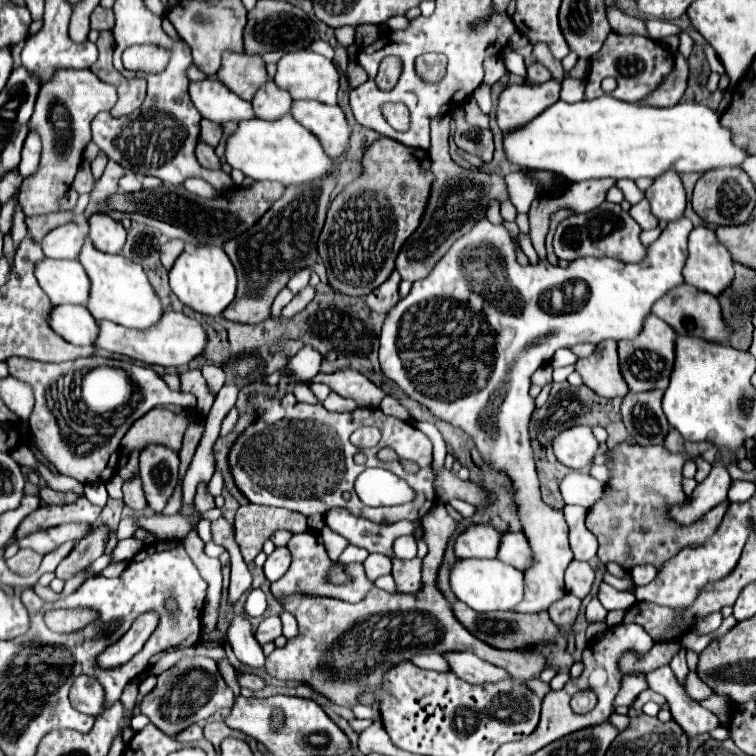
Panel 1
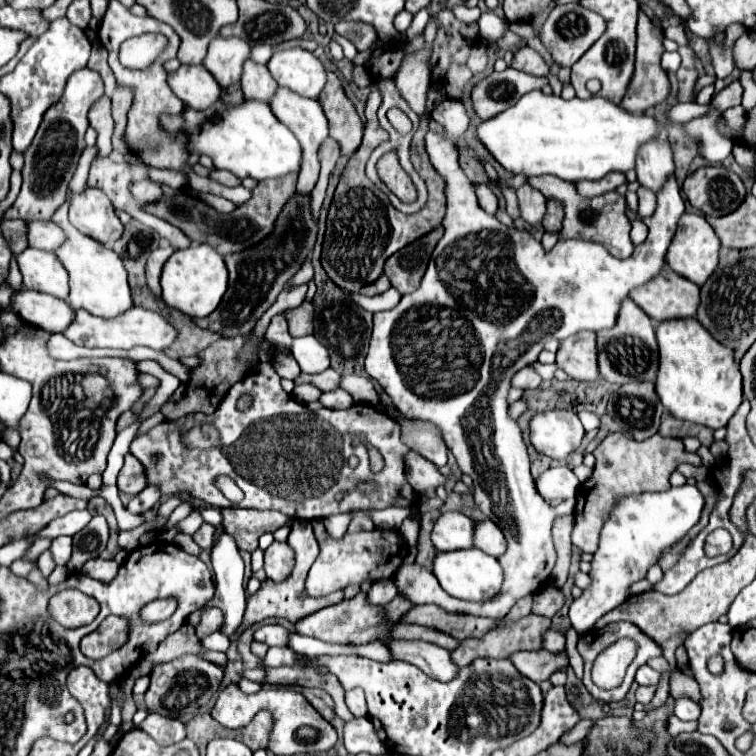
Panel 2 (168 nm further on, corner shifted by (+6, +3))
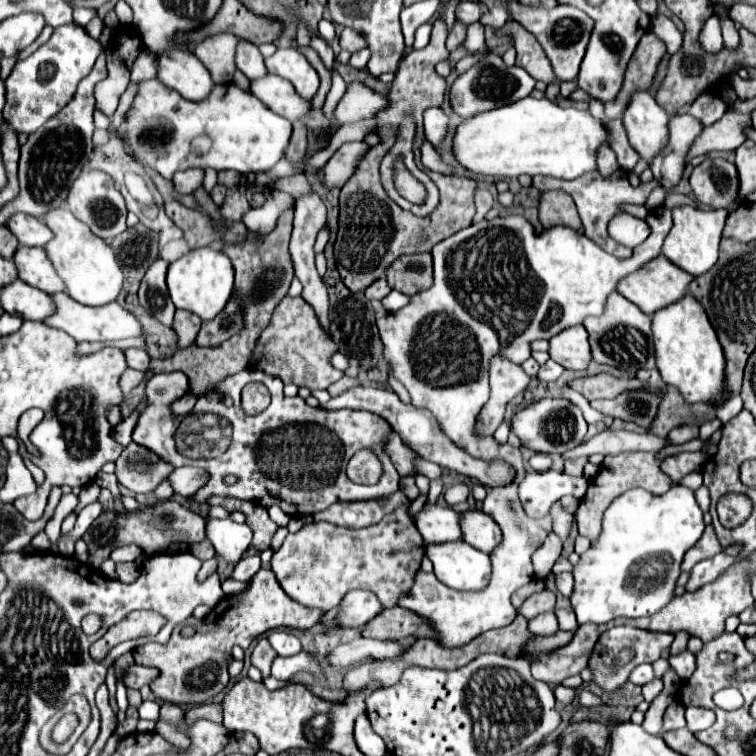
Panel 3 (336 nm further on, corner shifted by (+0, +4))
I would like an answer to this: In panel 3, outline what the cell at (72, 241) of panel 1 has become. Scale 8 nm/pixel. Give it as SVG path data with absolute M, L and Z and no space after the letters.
M13 214L5 226L23 246L45 246L47 240L53 238L51 230L39 218L31 218L27 214Z

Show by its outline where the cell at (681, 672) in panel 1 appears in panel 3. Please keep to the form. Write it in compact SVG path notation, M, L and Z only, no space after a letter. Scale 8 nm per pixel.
M689 706L685 710L685 718L687 718L687 728L697 734L701 730L707 730L713 722L715 722L715 712L713 710L707 710L707 708L695 708L695 706Z

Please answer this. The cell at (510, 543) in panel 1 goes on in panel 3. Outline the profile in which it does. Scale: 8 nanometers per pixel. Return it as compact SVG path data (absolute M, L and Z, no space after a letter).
M467 510L461 514L463 540L481 552L491 552L501 542L501 530L491 516L481 510Z

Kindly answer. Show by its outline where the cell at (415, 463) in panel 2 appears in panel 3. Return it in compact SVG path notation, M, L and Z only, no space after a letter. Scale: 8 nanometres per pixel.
M391 432L391 440L387 440L387 454L401 476L415 474L415 468L413 468L415 452L403 444L397 432Z

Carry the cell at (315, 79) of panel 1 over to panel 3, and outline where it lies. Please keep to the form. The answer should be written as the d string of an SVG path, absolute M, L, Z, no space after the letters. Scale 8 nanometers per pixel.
M279 48L273 56L265 58L265 66L271 74L289 80L305 100L315 96L319 88L319 76L297 48Z

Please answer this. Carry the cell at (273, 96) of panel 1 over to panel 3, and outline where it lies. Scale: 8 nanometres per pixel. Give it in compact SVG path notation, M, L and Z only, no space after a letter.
M239 40L239 48L235 50L235 64L237 64L237 68L239 68L249 80L255 80L255 78L261 78L261 76L267 74L263 56L259 54L257 46L251 44L251 42Z

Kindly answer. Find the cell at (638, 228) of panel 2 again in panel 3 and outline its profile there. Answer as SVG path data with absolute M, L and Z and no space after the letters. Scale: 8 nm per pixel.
M621 214L621 216L613 216L611 222L609 222L609 236L627 246L627 248L635 248L639 246L641 242L645 242L645 238L649 236L649 226L645 220L639 220L635 216L629 216L629 214Z

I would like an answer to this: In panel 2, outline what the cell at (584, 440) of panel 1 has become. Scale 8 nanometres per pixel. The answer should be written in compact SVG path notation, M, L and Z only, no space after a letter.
M547 411L531 419L533 447L557 461L565 461L569 453L577 451L583 435L583 425L573 411Z

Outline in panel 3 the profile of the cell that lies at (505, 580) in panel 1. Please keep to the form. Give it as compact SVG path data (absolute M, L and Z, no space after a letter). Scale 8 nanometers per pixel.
M465 540L425 546L437 580L453 590L483 590L489 584L489 554L475 550Z

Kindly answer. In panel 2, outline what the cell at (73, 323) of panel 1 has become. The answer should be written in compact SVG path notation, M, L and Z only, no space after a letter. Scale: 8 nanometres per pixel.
M37 291L17 293L13 297L13 309L25 323L49 333L63 333L69 323L73 323L75 313L75 309L67 305L67 301Z

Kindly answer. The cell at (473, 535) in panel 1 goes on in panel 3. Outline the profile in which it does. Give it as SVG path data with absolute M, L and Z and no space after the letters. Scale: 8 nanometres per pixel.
M425 504L415 518L415 524L417 524L419 534L423 536L425 544L461 540L459 514L453 512L453 508L449 508L449 506L441 508L437 504Z

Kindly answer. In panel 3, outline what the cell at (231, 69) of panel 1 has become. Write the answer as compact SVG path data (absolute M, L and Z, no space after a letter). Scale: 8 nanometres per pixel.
M231 34L209 36L207 40L193 46L193 54L209 70L215 84L229 84L235 72L235 46L239 38Z

